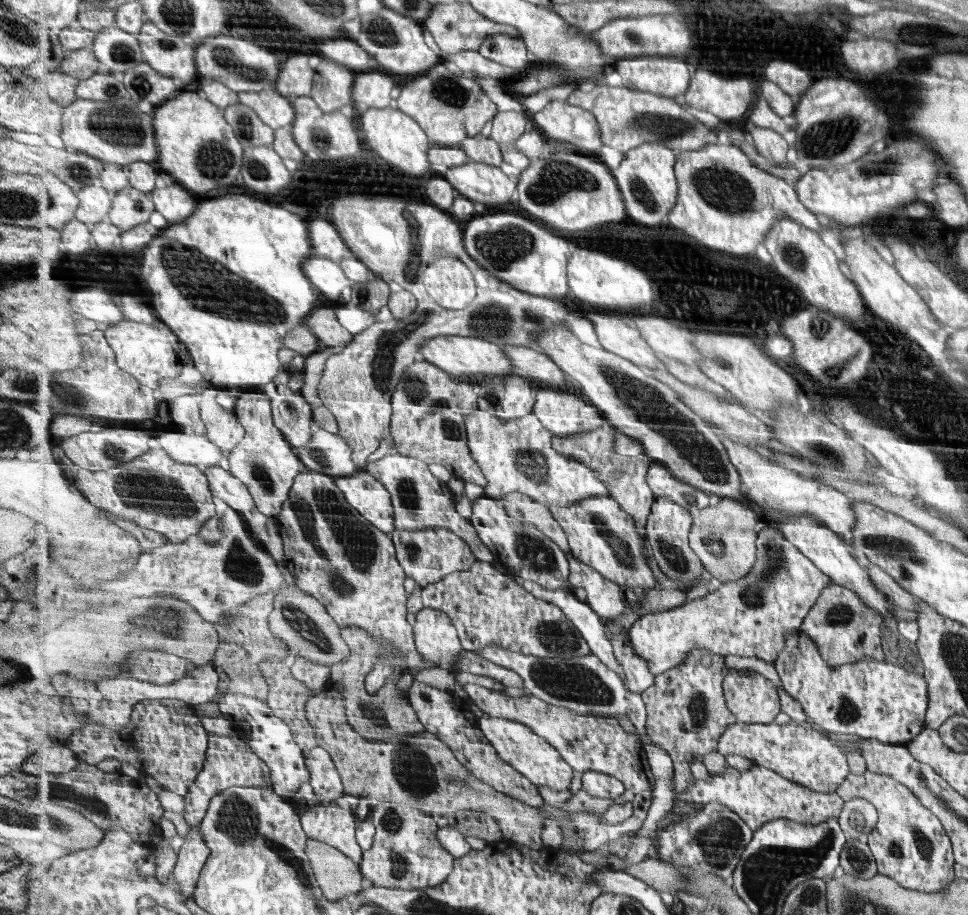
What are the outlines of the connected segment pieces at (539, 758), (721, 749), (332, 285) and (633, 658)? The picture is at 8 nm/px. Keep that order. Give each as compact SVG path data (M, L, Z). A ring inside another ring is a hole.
M491 715L480 717L479 724L486 738L498 750L505 762L511 763L521 774L537 786L547 786L557 792L571 788L575 770L565 758L545 738L535 734L534 730L522 722L506 718L495 718Z
M735 722L719 739L718 752L726 757L739 755L749 758L755 765L767 767L816 791L837 792L839 785L851 774L846 754L831 739L823 733L793 722L781 725Z
M311 254L304 266L307 278L310 278L316 288L323 290L325 296L328 296L328 307L335 308L338 302L345 303L341 298L343 288L351 287L353 283L345 277L339 263ZM331 304L332 306L329 306Z
M609 632L606 634L611 639L615 655L617 655L617 659L619 659L619 663L627 675L627 687L637 694L642 694L653 687L657 681L657 676L649 670L647 660L635 652L635 646L631 644L630 634L627 632L619 634L619 636L609 634Z

